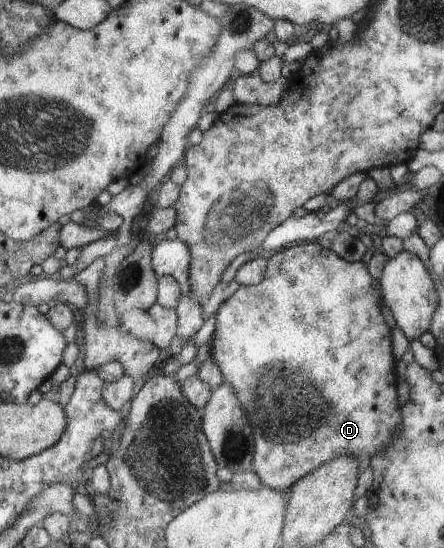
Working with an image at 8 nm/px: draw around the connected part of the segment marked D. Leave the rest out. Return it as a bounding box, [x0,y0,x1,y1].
[211,243,401,493]

